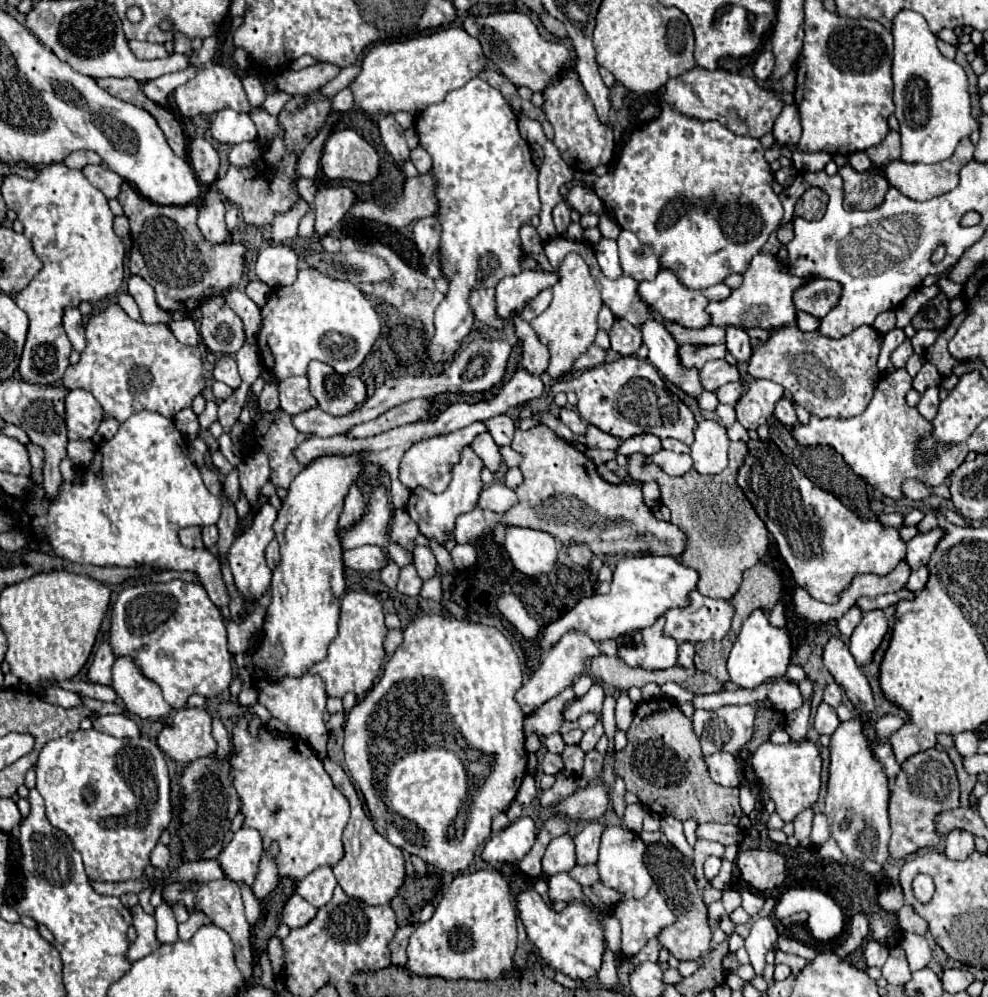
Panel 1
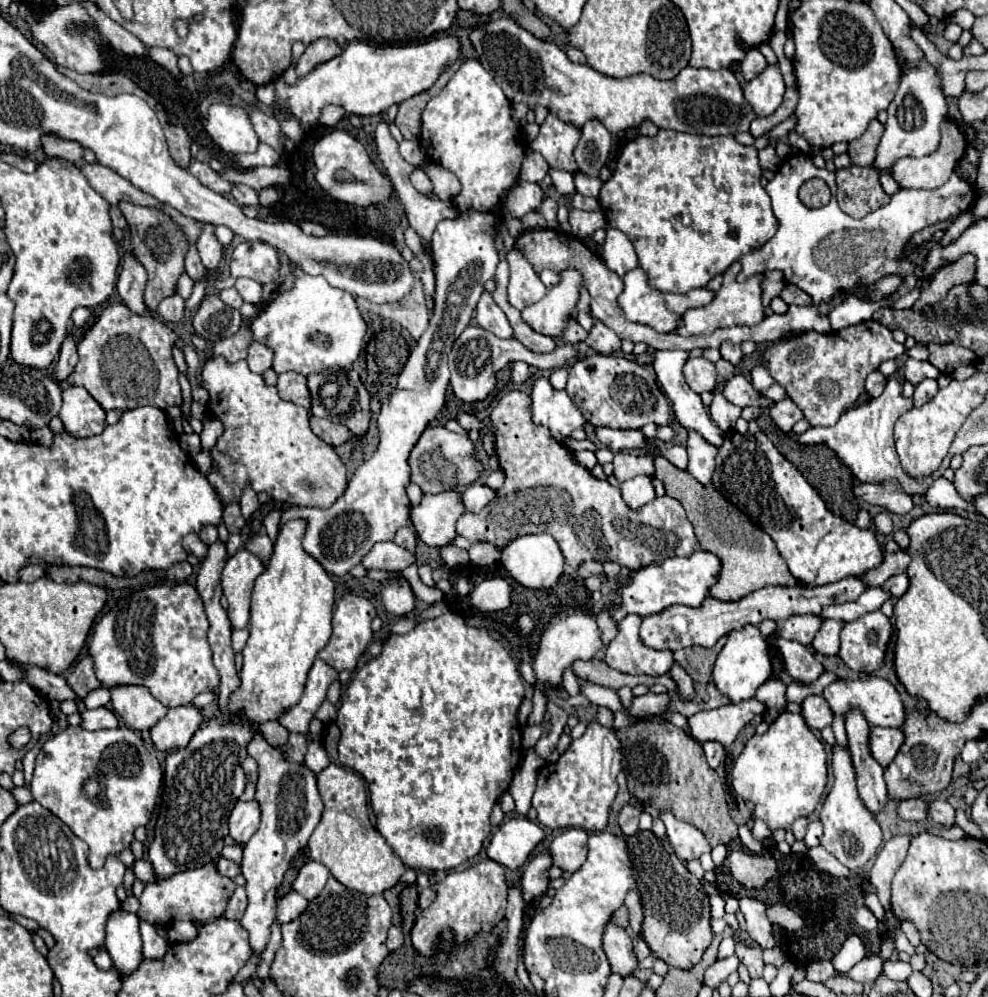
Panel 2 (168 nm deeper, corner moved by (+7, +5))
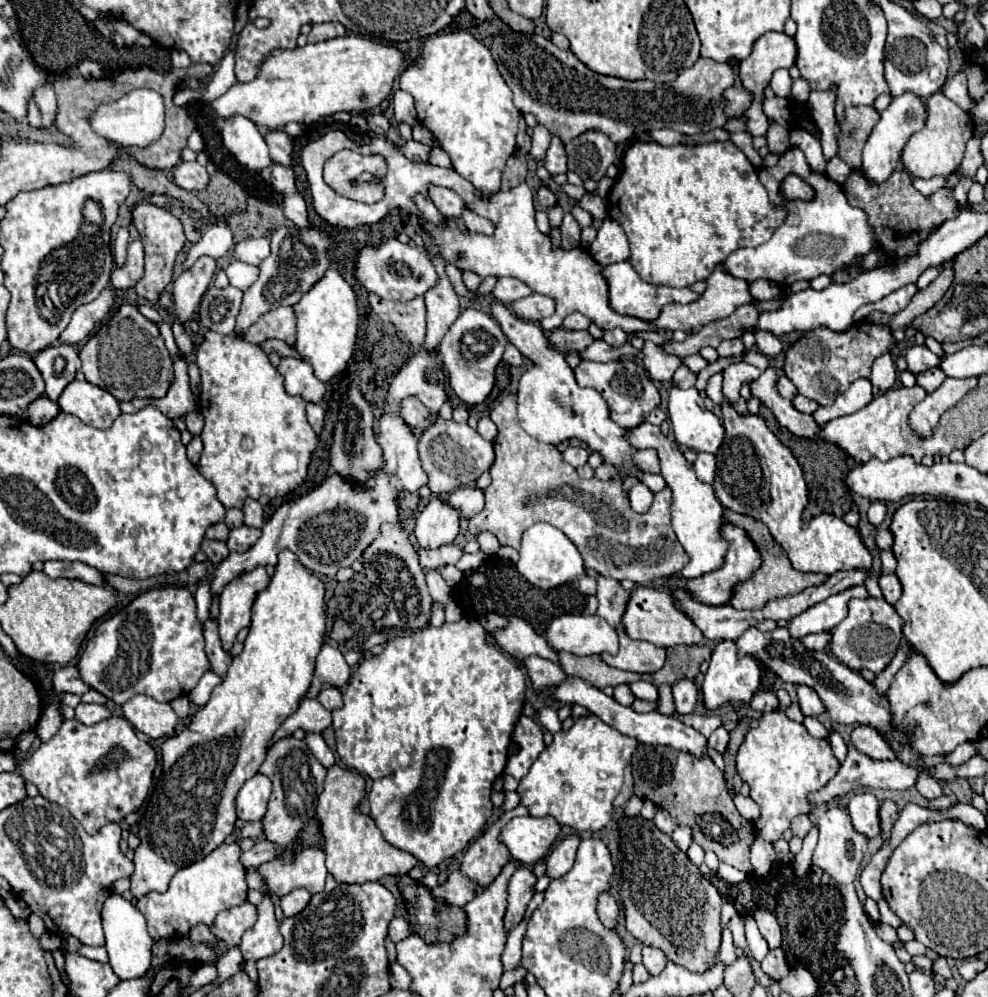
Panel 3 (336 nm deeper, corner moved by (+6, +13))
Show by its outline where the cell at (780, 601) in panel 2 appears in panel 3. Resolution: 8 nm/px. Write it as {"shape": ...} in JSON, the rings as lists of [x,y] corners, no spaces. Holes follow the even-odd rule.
{"shape":[[[637,587],[635,591],[631,591],[621,619],[621,627],[631,639],[643,639],[657,647],[697,645],[699,641],[703,641],[703,633],[695,627],[695,623],[689,617],[685,617],[673,605],[673,599],[667,595],[667,591],[657,591],[651,587]]]}

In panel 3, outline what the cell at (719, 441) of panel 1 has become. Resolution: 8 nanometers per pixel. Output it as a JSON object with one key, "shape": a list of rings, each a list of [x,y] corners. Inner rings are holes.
{"shape":[[[697,453],[697,461],[695,461],[695,473],[701,481],[705,483],[713,483],[715,477],[715,455],[709,453]]]}

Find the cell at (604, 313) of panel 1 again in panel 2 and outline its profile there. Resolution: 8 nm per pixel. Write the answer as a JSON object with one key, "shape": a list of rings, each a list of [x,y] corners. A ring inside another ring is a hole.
{"shape":[[[594,321],[594,327],[592,327],[586,343],[588,343],[594,351],[604,353],[604,355],[620,349],[620,339],[618,339],[618,335],[616,335],[612,329],[608,329],[602,321]]]}

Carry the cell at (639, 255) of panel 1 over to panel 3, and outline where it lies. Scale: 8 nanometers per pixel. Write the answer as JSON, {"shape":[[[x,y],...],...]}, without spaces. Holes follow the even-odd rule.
{"shape":[[[609,217],[603,221],[603,227],[597,231],[597,239],[591,243],[589,251],[593,259],[597,259],[597,263],[601,263],[603,267],[611,263],[627,261],[631,255],[625,231],[621,229],[619,223],[615,223]]]}

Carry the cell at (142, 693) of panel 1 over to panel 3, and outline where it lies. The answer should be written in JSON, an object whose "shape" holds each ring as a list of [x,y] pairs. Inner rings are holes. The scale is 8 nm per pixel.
{"shape":[[[137,695],[127,701],[123,707],[125,719],[141,733],[151,739],[159,739],[171,735],[179,723],[175,711],[169,703],[159,703],[153,697]]]}

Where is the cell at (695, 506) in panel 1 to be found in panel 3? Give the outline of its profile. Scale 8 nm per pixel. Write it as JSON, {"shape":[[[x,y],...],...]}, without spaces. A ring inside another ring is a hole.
{"shape":[[[729,509],[725,511],[725,521],[735,523],[737,527],[743,527],[749,533],[749,537],[755,541],[755,545],[757,545],[757,549],[761,551],[761,557],[763,557],[763,565],[757,569],[757,573],[749,581],[741,583],[735,589],[735,595],[731,599],[731,605],[735,609],[761,609],[761,607],[765,607],[765,603],[769,603],[769,599],[781,599],[781,597],[797,595],[797,593],[801,593],[807,587],[815,587],[815,585],[825,583],[827,575],[823,575],[823,573],[801,573],[801,571],[795,571],[791,567],[791,561],[789,561],[787,553],[771,537],[771,533],[767,531],[767,527],[761,521],[755,521],[753,517],[747,517],[747,515],[733,513]]]}

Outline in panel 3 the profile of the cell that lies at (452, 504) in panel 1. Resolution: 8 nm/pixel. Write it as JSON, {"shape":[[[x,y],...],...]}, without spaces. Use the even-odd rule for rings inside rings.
{"shape":[[[433,497],[429,505],[415,517],[415,537],[423,549],[435,549],[453,543],[457,533],[459,533],[457,509],[451,509],[437,497]]]}

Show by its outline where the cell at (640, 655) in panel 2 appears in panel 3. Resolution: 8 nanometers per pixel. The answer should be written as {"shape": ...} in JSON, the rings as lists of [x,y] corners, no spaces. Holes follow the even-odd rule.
{"shape":[[[623,627],[617,629],[619,633],[619,653],[613,657],[609,653],[603,653],[601,659],[615,669],[623,671],[633,671],[633,673],[655,673],[663,667],[665,663],[665,649],[657,647],[653,643],[643,643],[643,641],[633,641],[625,635]]]}

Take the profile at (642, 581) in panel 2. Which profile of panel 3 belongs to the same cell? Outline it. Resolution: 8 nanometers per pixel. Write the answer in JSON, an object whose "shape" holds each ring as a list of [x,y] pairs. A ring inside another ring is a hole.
{"shape":[[[725,523],[723,525],[723,537],[729,541],[729,551],[725,557],[725,565],[709,575],[703,575],[699,579],[681,579],[681,577],[671,577],[667,581],[669,589],[687,589],[697,601],[705,603],[705,605],[727,605],[729,599],[733,597],[733,591],[737,587],[737,583],[743,583],[745,579],[749,579],[759,567],[761,567],[761,555],[755,547],[755,543],[749,539],[749,535],[745,535],[745,529],[733,525],[733,523]]]}

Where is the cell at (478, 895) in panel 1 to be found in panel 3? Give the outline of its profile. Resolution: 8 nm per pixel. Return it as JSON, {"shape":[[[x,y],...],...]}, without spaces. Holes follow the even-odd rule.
{"shape":[[[523,805],[515,807],[513,811],[507,811],[503,813],[481,837],[477,837],[469,849],[465,851],[465,857],[463,857],[463,863],[461,863],[461,871],[477,881],[483,887],[487,887],[501,871],[501,867],[511,861],[511,855],[509,855],[509,849],[499,841],[499,835],[501,835],[501,827],[505,825],[505,821],[517,817],[517,815],[529,815],[529,812]]]}

